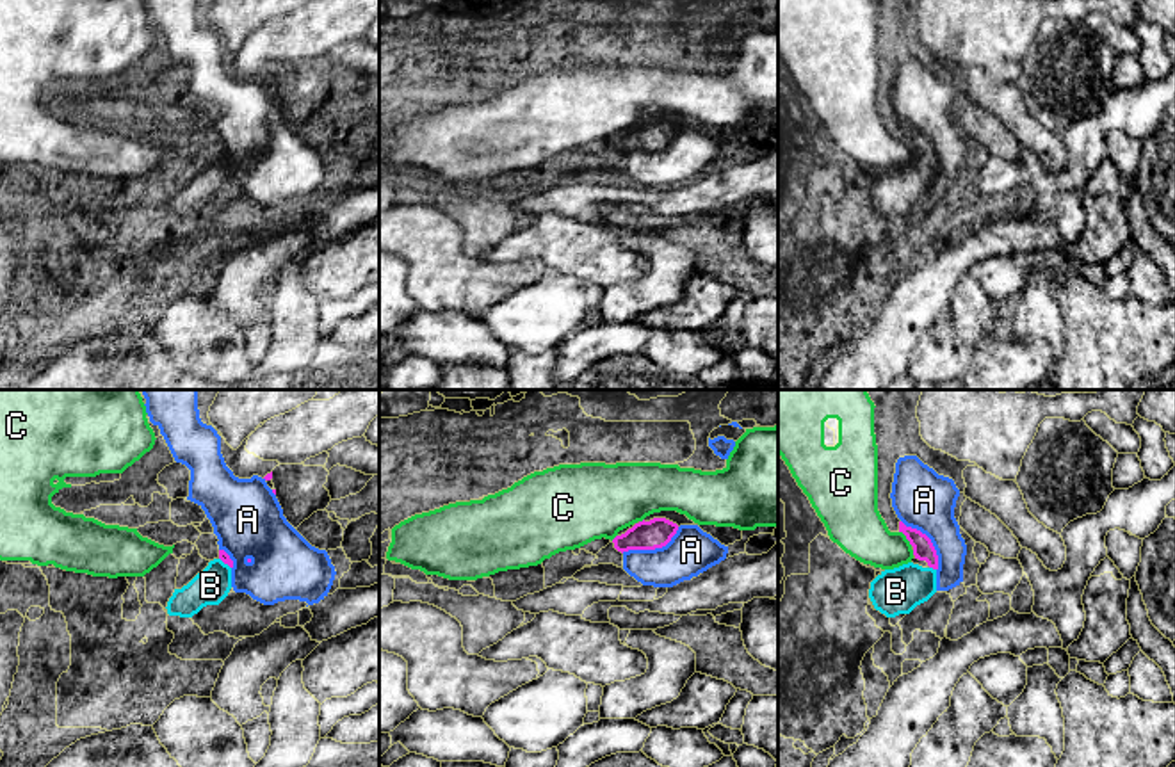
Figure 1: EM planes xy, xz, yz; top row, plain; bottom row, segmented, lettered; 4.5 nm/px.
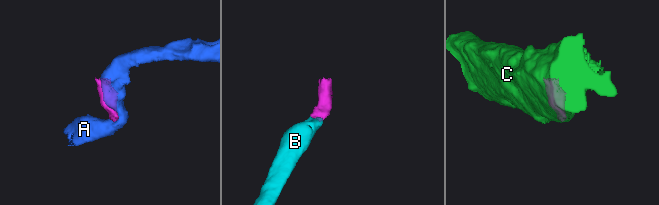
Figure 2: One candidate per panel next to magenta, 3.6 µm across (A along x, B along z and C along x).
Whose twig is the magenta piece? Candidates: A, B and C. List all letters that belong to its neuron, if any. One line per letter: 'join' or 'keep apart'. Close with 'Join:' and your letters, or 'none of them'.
A: keep apart
B: join
C: keep apart
Join: B

